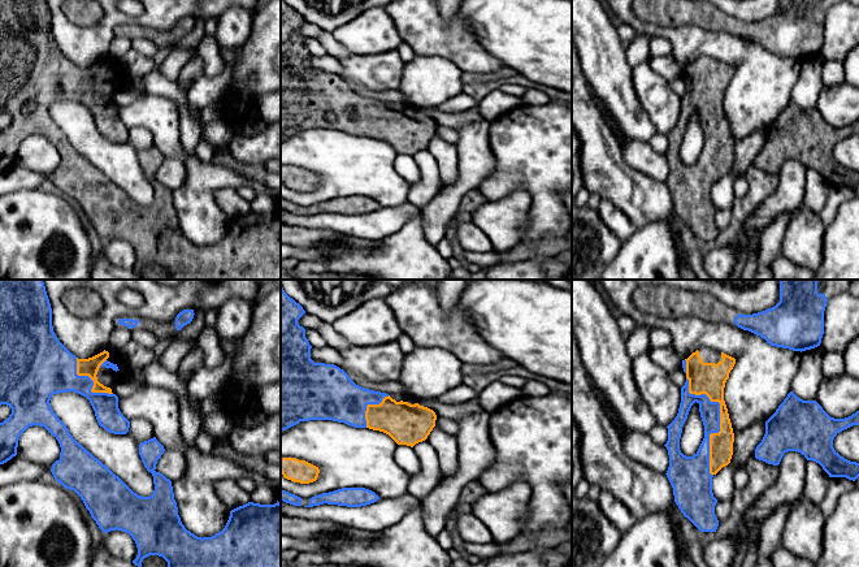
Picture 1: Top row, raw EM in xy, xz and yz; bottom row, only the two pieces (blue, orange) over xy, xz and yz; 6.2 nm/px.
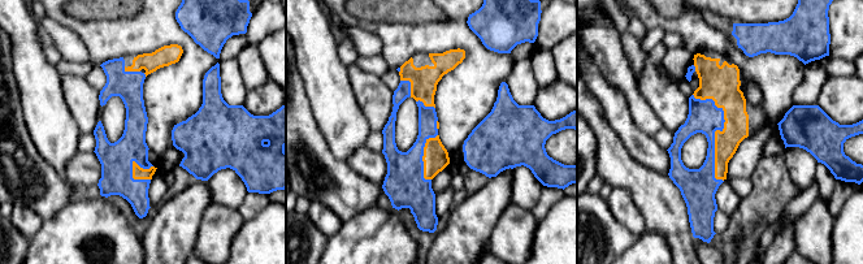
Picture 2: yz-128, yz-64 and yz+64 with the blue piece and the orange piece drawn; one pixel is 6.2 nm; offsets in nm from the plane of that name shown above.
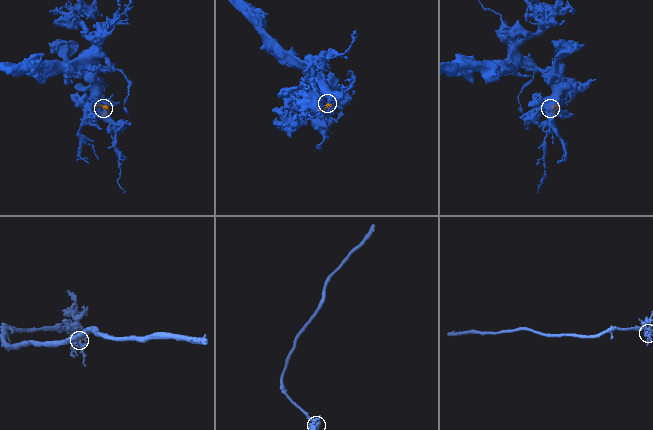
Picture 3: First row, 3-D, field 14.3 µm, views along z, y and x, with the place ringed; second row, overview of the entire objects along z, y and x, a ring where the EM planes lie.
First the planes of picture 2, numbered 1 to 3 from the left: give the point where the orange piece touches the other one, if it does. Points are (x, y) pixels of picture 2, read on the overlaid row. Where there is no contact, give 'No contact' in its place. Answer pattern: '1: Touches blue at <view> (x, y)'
1: Touches blue at yz-128 (135, 161)
2: Touches blue at yz-64 (423, 155)
3: Touches blue at yz+64 (716, 129)

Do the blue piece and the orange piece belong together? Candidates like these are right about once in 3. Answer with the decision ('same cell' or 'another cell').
same cell

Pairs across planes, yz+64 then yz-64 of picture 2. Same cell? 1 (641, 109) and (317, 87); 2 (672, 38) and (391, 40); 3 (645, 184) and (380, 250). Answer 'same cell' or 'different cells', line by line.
1: same cell
2: different cells
3: different cells

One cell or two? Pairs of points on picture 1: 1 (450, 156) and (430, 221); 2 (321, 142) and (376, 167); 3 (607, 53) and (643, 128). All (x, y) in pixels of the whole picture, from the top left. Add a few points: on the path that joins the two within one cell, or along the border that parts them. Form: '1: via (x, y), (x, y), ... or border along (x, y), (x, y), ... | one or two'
1: border along (456, 158), (458, 178), (452, 184), (442, 186) | two
2: via (334, 155), (346, 165), (363, 167) | one
3: via (607, 72), (627, 111) | one

